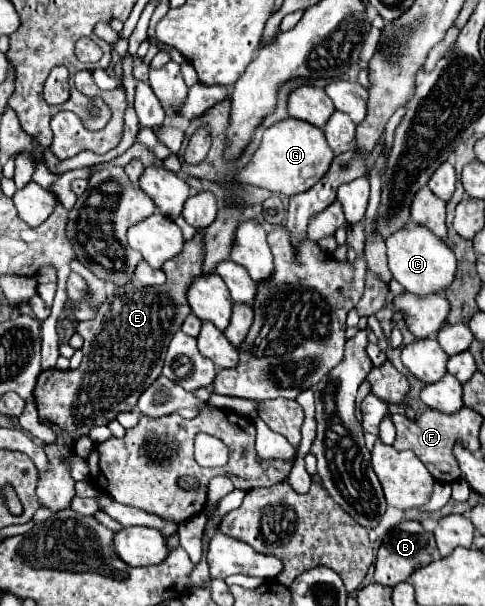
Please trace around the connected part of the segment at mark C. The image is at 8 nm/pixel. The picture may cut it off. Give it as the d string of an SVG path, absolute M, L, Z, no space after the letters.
M407 222L403 230L397 230L397 234L391 234L391 238L387 238L387 260L393 278L401 282L407 292L413 292L417 296L443 292L443 288L447 288L453 282L457 268L455 254L445 244L445 240L431 234L427 226L419 226L417 222Z

